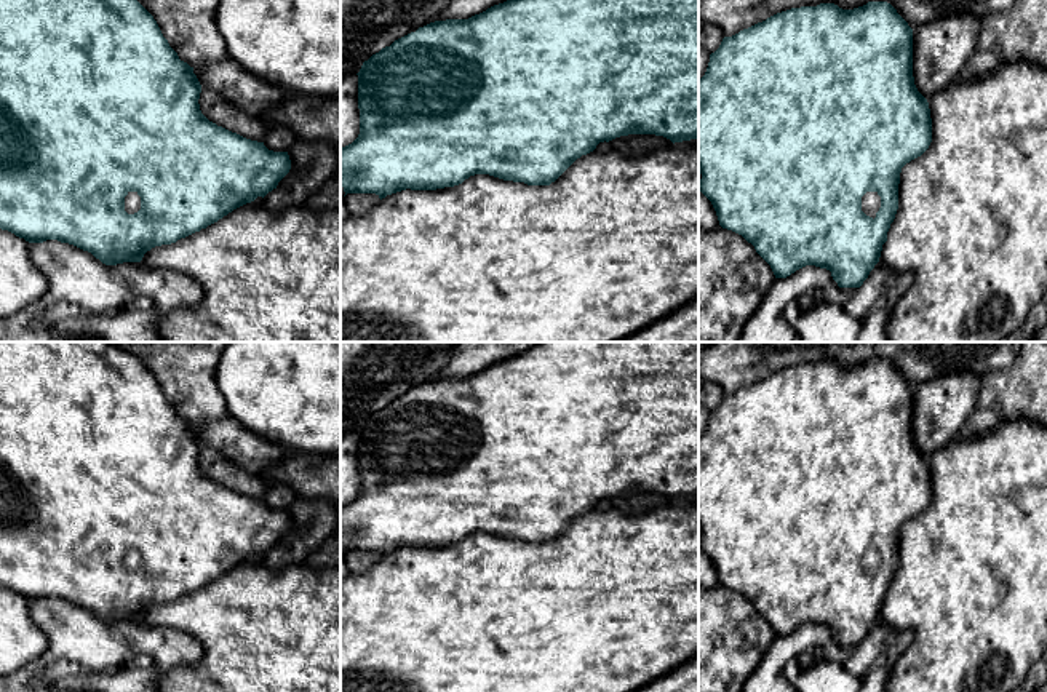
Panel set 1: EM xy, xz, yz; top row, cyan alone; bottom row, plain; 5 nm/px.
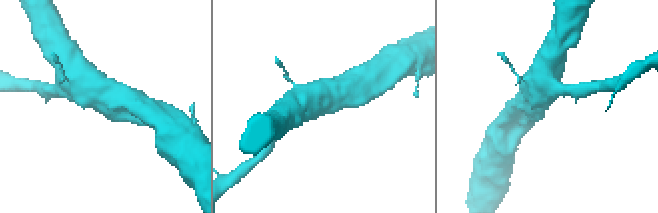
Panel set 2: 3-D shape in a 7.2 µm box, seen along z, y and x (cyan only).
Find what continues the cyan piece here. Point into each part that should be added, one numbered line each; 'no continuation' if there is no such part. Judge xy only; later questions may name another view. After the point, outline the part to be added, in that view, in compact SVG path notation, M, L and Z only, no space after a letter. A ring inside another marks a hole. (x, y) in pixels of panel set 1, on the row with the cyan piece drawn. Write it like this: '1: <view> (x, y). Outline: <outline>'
1: xy (131, 200). Outline: M128 192L128 195L125 197L125 211L128 214L134 214L141 209L141 197L137 195L137 192Z

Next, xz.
no continuation

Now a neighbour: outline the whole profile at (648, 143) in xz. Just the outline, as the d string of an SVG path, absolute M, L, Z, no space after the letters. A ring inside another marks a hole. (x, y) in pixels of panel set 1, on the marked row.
M628 134L609 141L611 149L622 155L641 155L654 150L662 150L673 142L663 136L655 134Z

